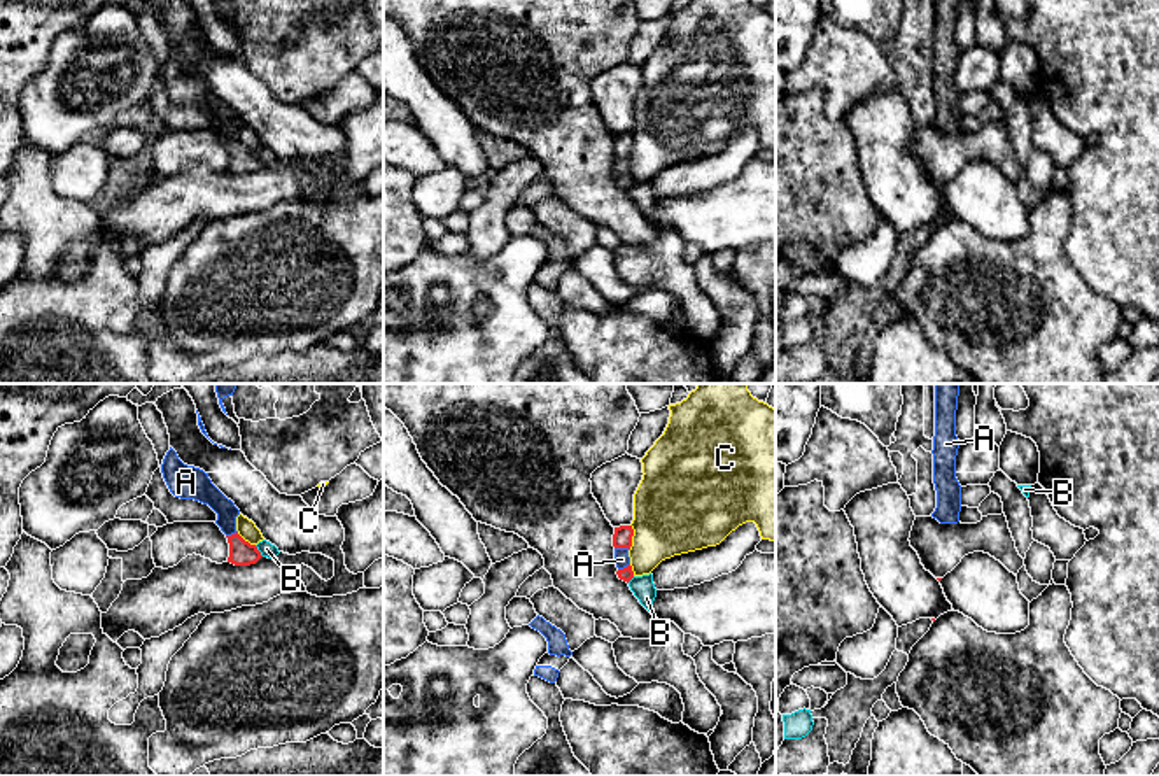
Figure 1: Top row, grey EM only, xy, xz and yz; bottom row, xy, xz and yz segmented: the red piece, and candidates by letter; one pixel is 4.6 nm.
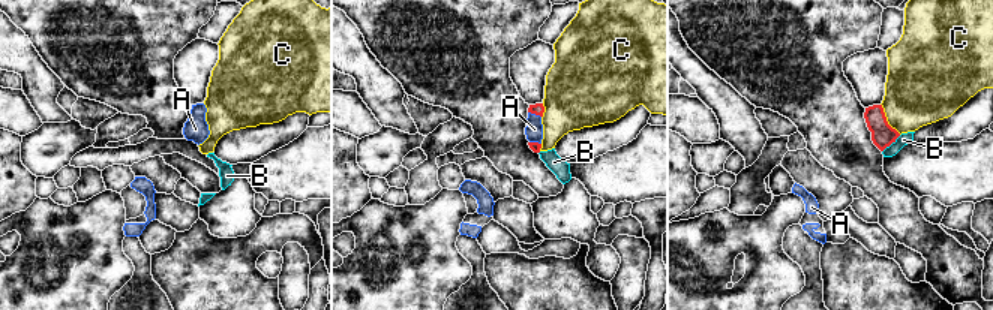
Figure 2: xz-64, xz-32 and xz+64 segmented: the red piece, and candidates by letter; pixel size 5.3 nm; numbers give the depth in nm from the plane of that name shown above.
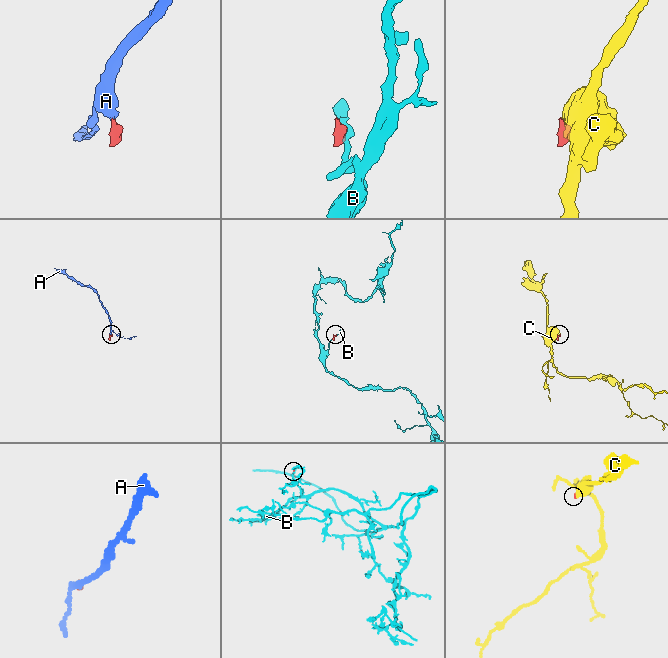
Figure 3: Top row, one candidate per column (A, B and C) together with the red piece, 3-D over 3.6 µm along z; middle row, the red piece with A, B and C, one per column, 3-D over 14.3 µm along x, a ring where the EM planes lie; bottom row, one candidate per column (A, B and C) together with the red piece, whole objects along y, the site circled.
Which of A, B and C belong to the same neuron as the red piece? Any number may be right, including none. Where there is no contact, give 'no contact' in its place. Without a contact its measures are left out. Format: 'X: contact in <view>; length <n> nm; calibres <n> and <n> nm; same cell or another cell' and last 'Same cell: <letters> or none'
A: contact in xz; length 70 nm; calibres 90 and 70 nm; same cell
B: contact in xy; length 70 nm; calibres 110 and 70 nm; another cell
C: contact in xz; length 130 nm; calibres 90 and 400 nm; another cell
Same cell: A

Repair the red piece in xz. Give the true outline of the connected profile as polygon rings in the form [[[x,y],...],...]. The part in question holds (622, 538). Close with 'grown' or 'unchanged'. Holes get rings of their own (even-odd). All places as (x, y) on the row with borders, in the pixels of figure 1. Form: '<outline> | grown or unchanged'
[[[632,526],[615,527],[613,547],[615,547],[615,564],[618,568],[616,575],[620,580],[627,583],[634,578],[629,557],[629,550],[632,547],[632,536],[634,536]]] | grown

